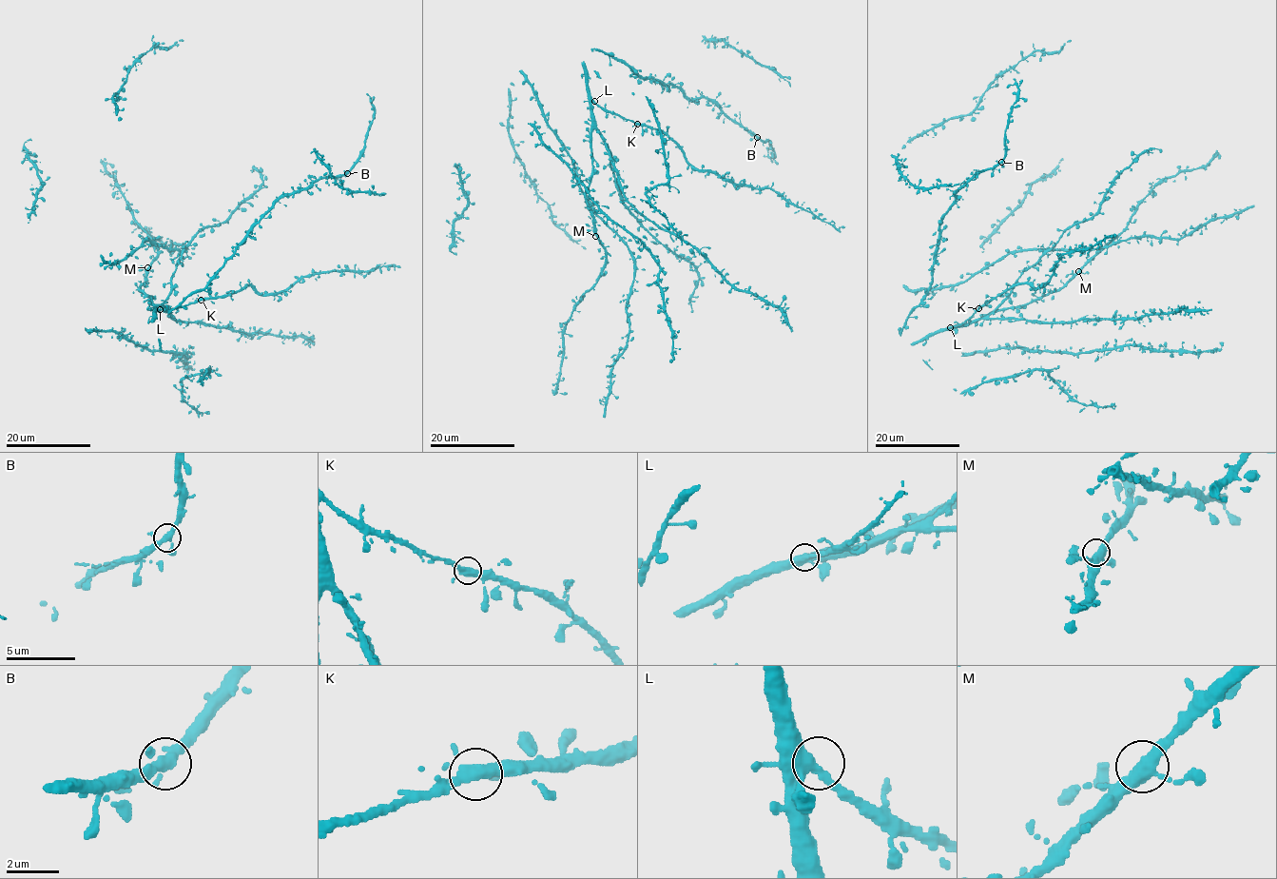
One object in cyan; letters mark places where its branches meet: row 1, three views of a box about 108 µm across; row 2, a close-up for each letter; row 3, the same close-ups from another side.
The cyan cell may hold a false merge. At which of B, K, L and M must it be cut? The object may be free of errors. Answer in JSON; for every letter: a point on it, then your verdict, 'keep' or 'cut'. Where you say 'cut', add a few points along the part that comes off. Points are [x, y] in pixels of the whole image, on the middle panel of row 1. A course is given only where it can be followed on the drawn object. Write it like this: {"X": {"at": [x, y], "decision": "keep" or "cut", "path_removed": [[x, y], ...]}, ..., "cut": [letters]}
{"B": {"at": [757, 137], "decision": "keep"}, "K": {"at": [637, 124], "decision": "keep"}, "L": {"at": [594, 101], "decision": "keep"}, "M": {"at": [595, 236], "decision": "keep"}, "cut": []}

